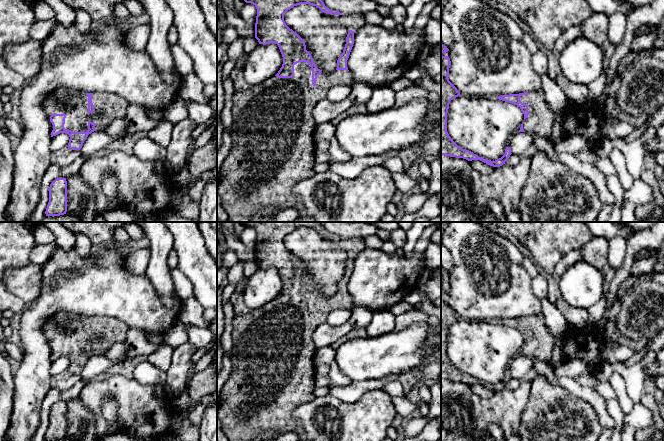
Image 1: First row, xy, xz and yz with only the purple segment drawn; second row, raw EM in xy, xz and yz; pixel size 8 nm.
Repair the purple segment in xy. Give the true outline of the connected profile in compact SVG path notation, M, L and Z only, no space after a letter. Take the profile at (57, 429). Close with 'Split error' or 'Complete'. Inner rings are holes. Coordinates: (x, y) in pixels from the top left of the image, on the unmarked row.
M66 402L55 403L48 413L49 426L46 440L60 440L67 436L67 405Z. Complete

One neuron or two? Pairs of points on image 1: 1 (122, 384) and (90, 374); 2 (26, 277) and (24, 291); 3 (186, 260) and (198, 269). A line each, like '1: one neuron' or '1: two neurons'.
1: two neurons
2: one neuron
3: one neuron

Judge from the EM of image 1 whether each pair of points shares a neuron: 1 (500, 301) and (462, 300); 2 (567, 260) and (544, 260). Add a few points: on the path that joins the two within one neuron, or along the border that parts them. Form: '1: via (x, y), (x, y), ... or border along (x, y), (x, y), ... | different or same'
1: via (491, 300), (471, 298) | same
2: border along (579, 249), (568, 251), (557, 263), (553, 272) | different

